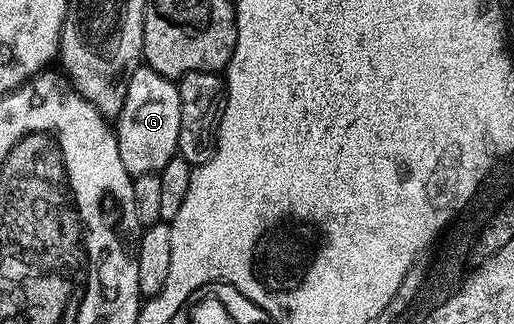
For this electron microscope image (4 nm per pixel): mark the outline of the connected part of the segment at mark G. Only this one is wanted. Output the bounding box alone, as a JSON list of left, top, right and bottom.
[116,66,180,178]

